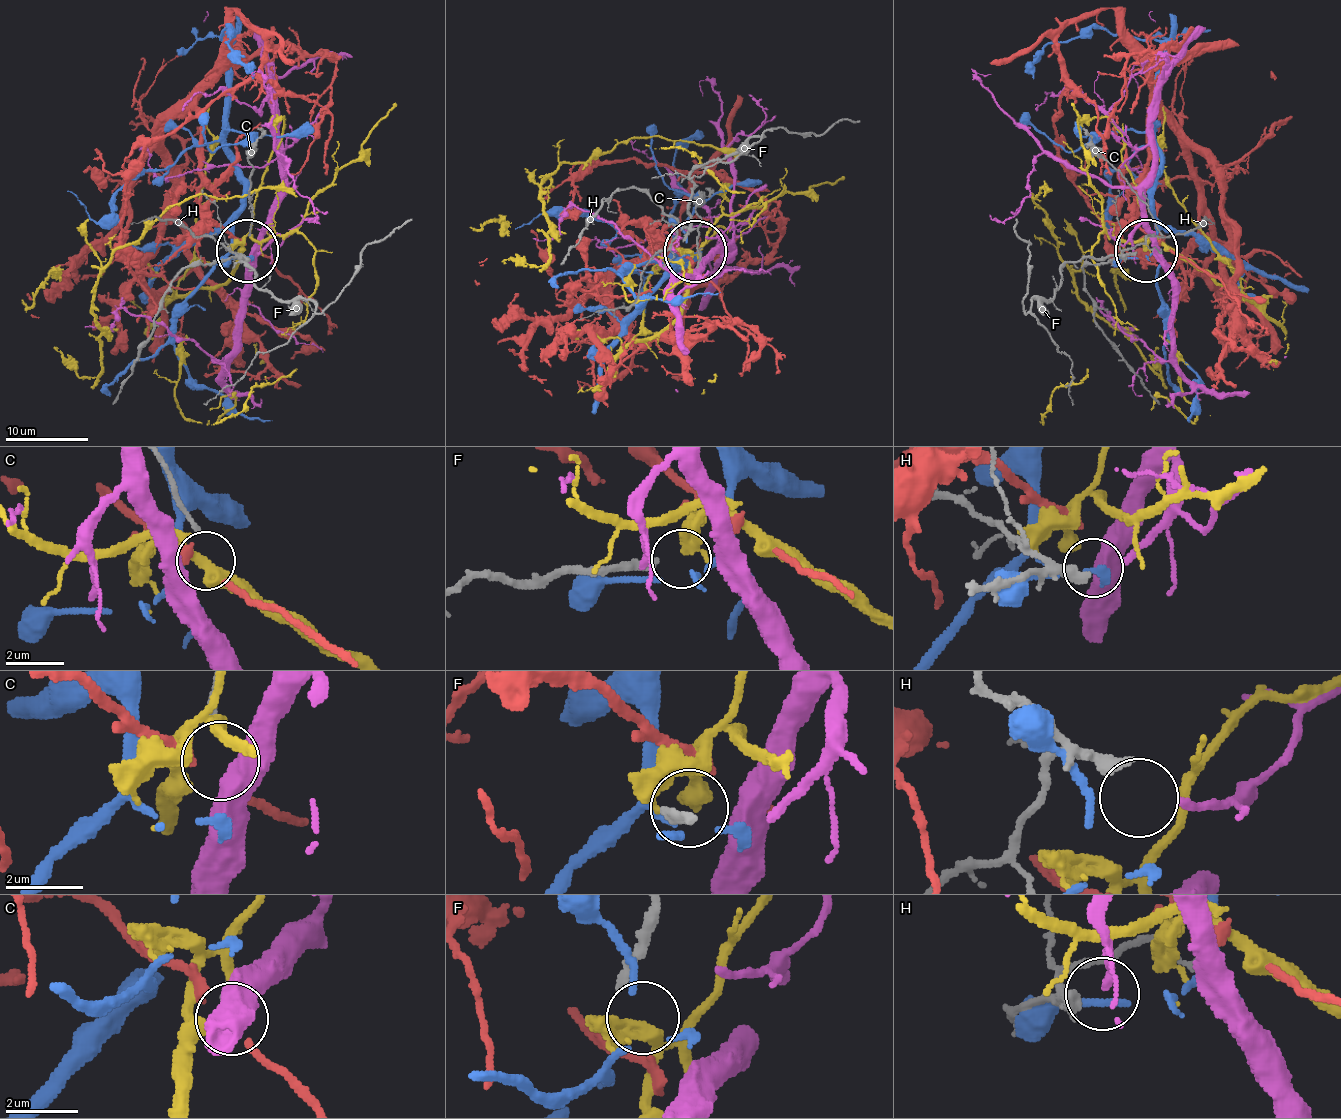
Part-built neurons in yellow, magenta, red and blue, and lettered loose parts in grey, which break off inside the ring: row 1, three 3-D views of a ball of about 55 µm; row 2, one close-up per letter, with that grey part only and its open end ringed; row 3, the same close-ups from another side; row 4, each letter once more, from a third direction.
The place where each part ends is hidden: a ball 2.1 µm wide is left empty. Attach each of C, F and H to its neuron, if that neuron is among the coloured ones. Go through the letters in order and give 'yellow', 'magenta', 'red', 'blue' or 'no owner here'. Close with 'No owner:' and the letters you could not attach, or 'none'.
C: no owner here
F: yellow
H: magenta
No owner: C

